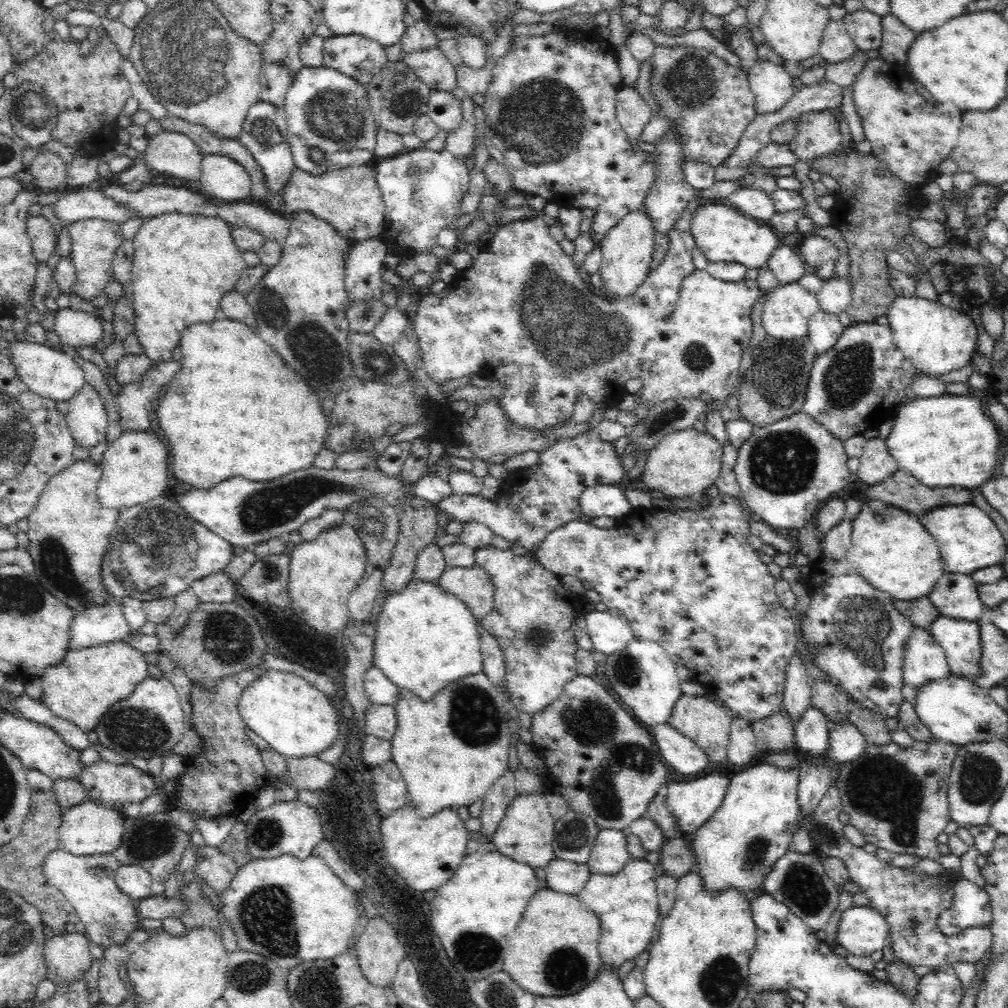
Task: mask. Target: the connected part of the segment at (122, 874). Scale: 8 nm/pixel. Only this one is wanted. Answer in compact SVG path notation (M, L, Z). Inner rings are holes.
M121 864L116 872L115 881L120 891L126 893L126 895L137 902L154 896L151 887L153 878L141 866Z

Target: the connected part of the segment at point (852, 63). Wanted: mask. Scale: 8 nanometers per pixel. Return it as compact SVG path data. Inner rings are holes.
M856 50L852 56L840 62L824 63L825 80L832 81L842 88L850 88L856 80L857 74L873 59L879 58L878 50Z

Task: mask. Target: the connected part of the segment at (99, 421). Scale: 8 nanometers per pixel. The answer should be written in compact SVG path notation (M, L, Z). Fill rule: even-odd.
M86 383L70 400L66 412L75 446L88 452L105 440L108 415L98 392Z

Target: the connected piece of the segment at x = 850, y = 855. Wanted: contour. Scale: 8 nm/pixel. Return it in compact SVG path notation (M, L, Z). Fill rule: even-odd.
M833 783L812 813L799 814L797 826L803 828L812 839L812 853L822 859L831 857L844 861L850 881L867 894L870 899L868 905L884 916L894 962L900 961L908 967L932 967L932 972L952 968L953 964L960 961L974 965L980 962L993 944L991 923L984 927L968 927L954 935L945 935L936 923L938 914L952 906L956 880L946 872L931 875L914 867L896 867L890 862L879 861L875 853L868 853L862 847L852 845L844 838L844 824L837 817L842 808L839 789Z

